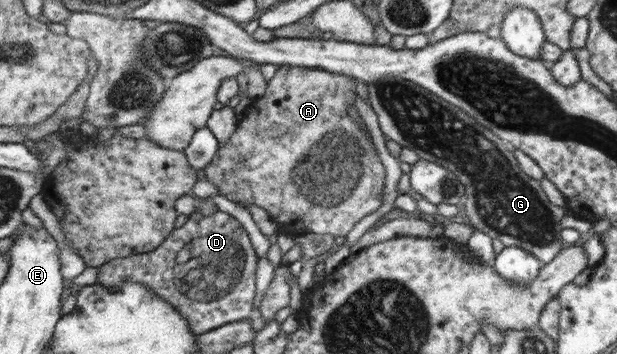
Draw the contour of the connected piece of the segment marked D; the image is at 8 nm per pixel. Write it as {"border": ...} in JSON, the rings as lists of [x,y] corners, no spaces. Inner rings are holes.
{"border":[[[196,210],[160,248],[112,260],[99,269],[98,282],[108,289],[118,291],[125,281],[142,283],[152,289],[156,295],[176,306],[196,334],[240,321],[248,317],[253,307],[256,255],[240,223],[219,210],[208,215],[201,215]]]}

